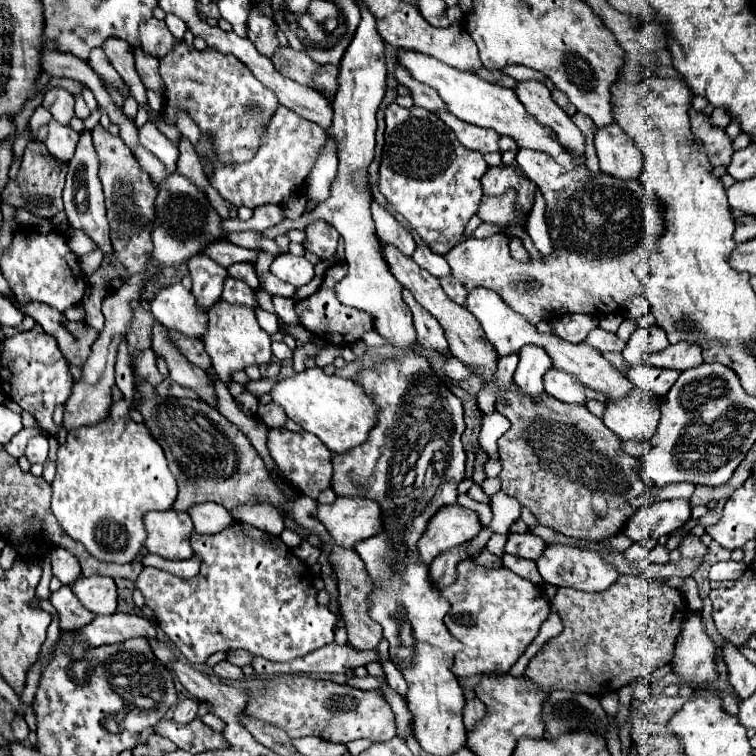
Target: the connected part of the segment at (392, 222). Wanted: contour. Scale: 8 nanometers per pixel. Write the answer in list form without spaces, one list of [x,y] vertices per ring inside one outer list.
[[[372,201],[370,205],[372,209],[372,219],[376,223],[376,231],[380,233],[380,237],[392,245],[396,245],[406,257],[412,257],[416,243],[412,239],[412,235],[408,231],[404,231],[398,221],[392,217],[392,213],[388,213],[384,207],[380,207],[376,201]]]

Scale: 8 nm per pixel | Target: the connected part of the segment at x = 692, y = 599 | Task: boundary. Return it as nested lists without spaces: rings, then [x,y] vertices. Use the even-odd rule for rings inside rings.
[[[686,577],[684,579],[684,585],[682,585],[682,595],[686,599],[686,605],[692,609],[692,611],[698,611],[702,609],[702,601],[698,597],[698,585],[692,577]]]

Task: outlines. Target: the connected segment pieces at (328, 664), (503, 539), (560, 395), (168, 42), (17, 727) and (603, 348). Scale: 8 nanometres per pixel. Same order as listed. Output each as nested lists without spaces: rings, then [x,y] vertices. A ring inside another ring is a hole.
[[[322,647],[304,657],[288,663],[270,663],[254,657],[252,667],[258,675],[282,675],[282,673],[346,673],[360,665],[378,661],[378,651],[356,651],[352,647]]]
[[[494,533],[486,544],[486,548],[494,555],[502,557],[505,553],[504,547],[507,542],[508,536]]]
[[[552,367],[544,375],[544,389],[548,395],[556,397],[558,401],[578,403],[578,405],[586,403],[586,387],[566,371],[558,371]]]
[[[150,19],[140,25],[140,47],[144,53],[162,59],[166,53],[174,49],[178,39],[168,31],[164,21]]]
[[[16,715],[11,727],[17,741],[22,742],[28,738],[30,729],[24,719],[19,715]]]
[[[598,327],[598,329],[592,329],[592,331],[588,333],[586,345],[594,347],[594,349],[600,351],[600,353],[608,353],[608,351],[622,351],[626,343],[620,341],[616,333],[608,333],[608,331],[604,331],[604,329]]]

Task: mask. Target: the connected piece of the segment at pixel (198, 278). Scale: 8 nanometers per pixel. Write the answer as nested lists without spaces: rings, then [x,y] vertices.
[[[196,257],[188,261],[190,277],[192,277],[192,293],[196,297],[196,305],[202,311],[208,311],[210,305],[214,305],[218,299],[221,299],[224,277],[228,275],[227,269],[218,265],[216,261]]]

